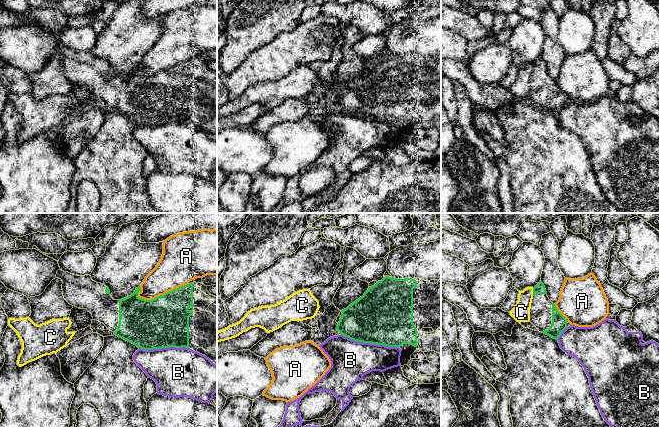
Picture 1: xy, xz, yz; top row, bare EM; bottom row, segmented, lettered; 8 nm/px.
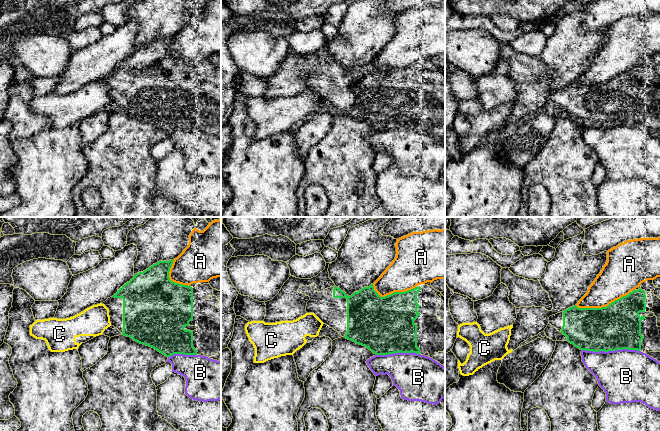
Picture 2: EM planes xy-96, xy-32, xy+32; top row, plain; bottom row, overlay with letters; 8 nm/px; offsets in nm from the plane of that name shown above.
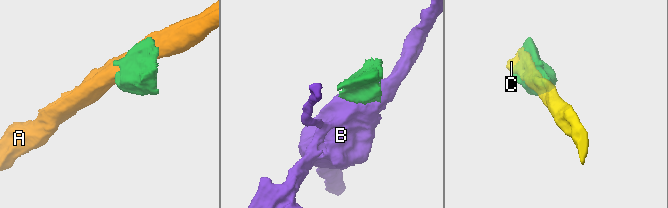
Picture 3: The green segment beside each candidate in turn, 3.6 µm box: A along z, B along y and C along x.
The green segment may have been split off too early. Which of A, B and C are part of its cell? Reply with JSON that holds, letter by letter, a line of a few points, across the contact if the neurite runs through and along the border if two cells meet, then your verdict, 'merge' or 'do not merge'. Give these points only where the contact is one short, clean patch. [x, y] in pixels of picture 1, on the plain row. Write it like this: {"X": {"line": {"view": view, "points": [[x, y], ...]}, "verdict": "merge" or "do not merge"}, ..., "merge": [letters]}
{"A": {"verdict": "do not merge"}, "B": {"verdict": "do not merge"}, "C": {"verdict": "do not merge"}, "merge": []}

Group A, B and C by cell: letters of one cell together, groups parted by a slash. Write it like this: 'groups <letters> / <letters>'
groups A / B / C

